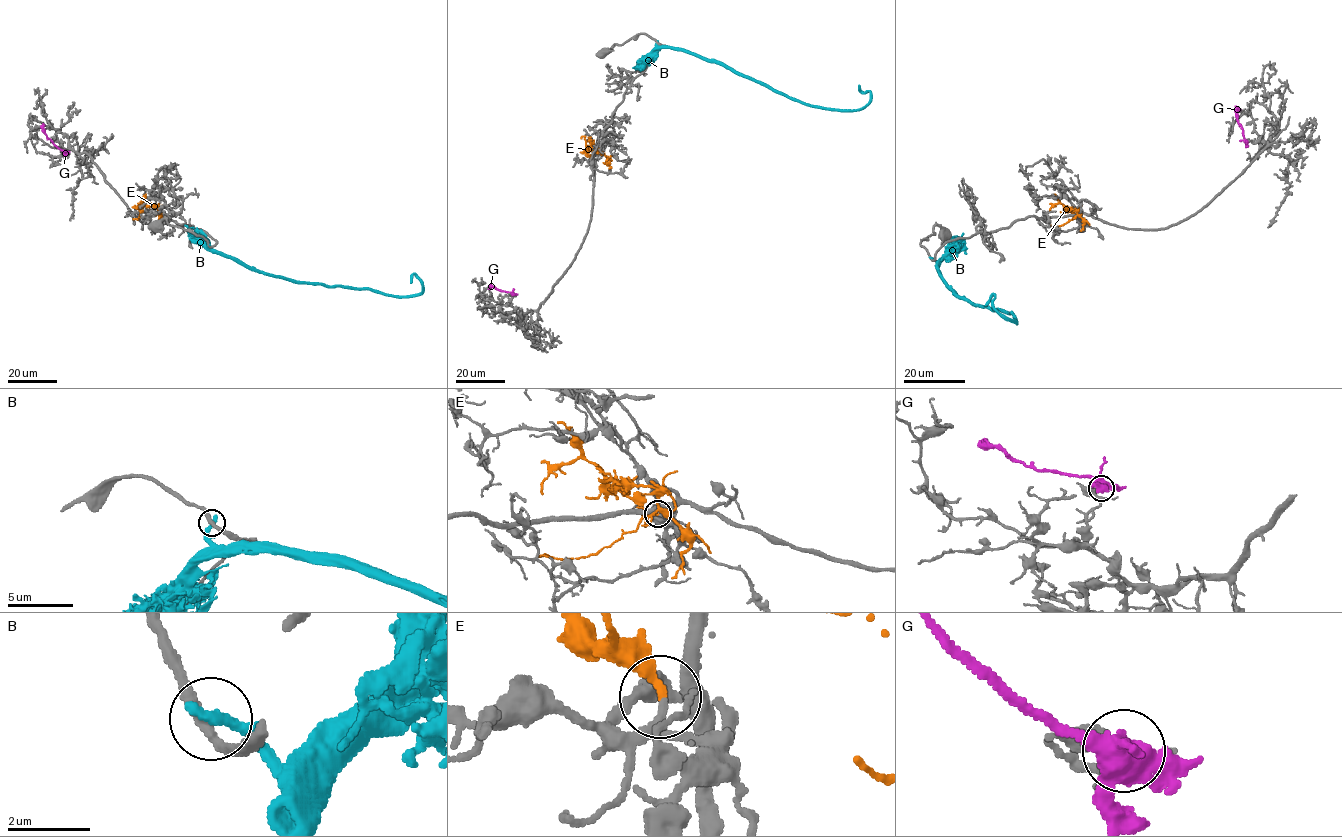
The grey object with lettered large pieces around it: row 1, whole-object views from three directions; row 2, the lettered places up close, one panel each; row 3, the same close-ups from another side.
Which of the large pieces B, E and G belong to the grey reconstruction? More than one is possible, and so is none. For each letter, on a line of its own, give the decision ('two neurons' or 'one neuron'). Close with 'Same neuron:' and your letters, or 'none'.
B: two neurons
E: one neuron
G: two neurons
Same neuron: E

